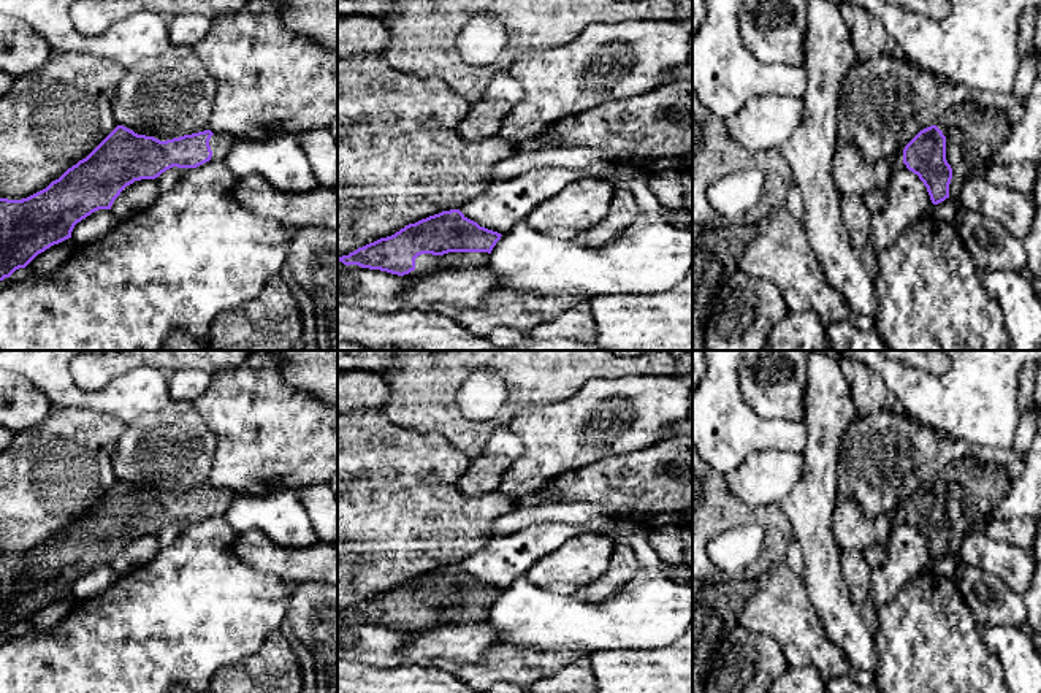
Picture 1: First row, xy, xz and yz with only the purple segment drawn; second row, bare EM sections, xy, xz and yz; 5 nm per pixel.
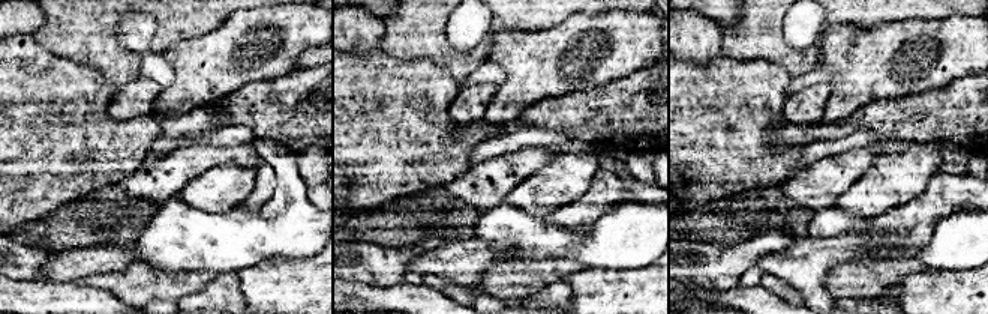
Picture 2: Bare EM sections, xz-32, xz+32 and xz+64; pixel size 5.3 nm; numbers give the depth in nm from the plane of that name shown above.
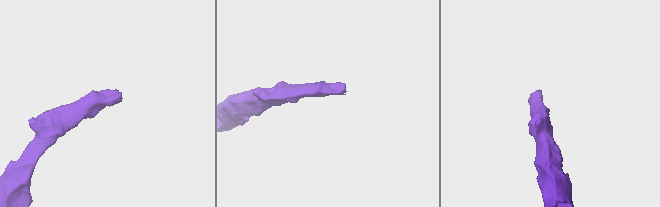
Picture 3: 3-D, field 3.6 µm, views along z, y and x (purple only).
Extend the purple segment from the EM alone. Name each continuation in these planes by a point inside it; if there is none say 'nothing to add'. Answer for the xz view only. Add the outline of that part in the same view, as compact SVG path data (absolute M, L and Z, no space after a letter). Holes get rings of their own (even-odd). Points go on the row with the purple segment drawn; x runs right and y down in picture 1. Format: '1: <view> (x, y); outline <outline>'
1: xz (427, 264); outline M448 252L444 255L421 254L415 258L415 270L406 278L420 278L434 274L440 270L466 270L486 266L490 262L488 252Z

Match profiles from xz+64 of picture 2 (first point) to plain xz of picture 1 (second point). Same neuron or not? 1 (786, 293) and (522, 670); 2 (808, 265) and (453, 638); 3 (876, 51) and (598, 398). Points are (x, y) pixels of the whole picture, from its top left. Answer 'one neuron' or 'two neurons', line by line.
1: one neuron
2: one neuron
3: one neuron

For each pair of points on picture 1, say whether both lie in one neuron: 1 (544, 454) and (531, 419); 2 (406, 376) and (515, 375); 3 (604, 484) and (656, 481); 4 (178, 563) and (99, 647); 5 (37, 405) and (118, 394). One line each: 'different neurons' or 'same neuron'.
1: same neuron
2: same neuron
3: same neuron
4: same neuron
5: different neurons

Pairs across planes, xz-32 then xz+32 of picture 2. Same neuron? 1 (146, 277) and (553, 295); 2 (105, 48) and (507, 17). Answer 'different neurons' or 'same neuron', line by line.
1: different neurons
2: same neuron

